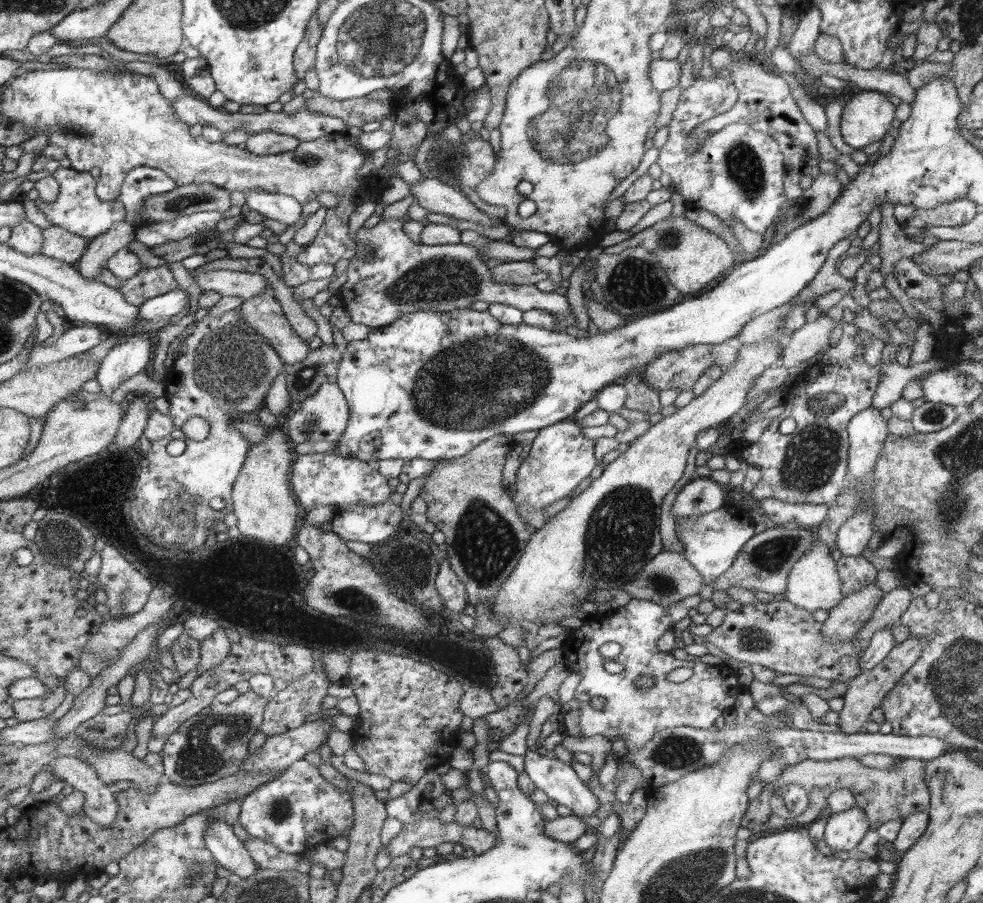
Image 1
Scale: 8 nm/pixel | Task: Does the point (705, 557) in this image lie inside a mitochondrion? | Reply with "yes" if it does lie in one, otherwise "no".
no

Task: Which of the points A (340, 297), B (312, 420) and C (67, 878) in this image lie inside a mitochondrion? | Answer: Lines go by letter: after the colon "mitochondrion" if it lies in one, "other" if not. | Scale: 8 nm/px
A: other
B: mitochondrion
C: other

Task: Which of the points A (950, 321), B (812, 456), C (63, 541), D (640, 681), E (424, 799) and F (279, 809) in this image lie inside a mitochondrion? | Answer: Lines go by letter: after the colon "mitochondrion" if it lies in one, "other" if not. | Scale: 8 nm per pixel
A: other
B: mitochondrion
C: mitochondrion
D: other
E: other
F: mitochondrion

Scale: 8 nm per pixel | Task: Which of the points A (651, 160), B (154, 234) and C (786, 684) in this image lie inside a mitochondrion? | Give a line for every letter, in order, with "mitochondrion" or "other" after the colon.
A: other
B: other
C: other

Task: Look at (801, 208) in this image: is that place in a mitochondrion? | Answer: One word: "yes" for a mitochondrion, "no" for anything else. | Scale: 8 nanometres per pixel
yes

